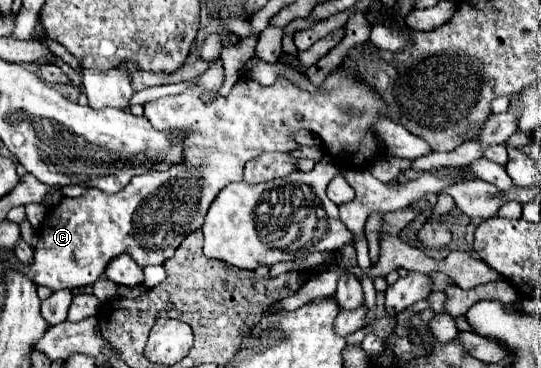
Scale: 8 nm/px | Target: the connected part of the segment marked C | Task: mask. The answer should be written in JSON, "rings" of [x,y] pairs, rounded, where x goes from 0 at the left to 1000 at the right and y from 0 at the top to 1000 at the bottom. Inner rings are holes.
{"rings":[[[401,168],[394,185],[386,185],[379,201],[372,201],[364,212],[364,234],[342,245],[331,261],[305,261],[305,266],[272,277],[268,315],[275,321],[275,332],[290,353],[331,353],[331,348],[357,353],[357,364],[342,380],[346,386],[342,391],[342,429],[346,435],[338,446],[316,451],[309,467],[283,467],[279,462],[272,473],[250,478],[216,527],[194,527],[183,516],[157,516],[146,538],[116,538],[98,571],[87,576],[83,598],[68,620],[72,652],[68,652],[68,668],[61,674],[61,712],[54,723],[35,712],[35,739],[43,739],[68,777],[87,777],[94,788],[113,788],[113,783],[139,788],[139,783],[176,772],[190,750],[198,717],[227,685],[246,696],[246,707],[261,728],[268,728],[275,717],[301,717],[305,707],[312,707],[323,690],[323,679],[331,674],[331,663],[338,658],[338,647],[346,636],[372,620],[379,582],[383,582],[390,549],[397,543],[397,533],[420,500],[449,489],[449,451],[457,435],[482,424],[490,413],[542,408],[549,397],[542,380],[542,359],[556,353],[556,348],[586,364],[593,375],[593,386],[601,391],[608,424],[616,424],[630,457],[667,451],[667,446],[678,446],[697,429],[701,375],[697,375],[697,359],[689,342],[708,315],[712,283],[689,239],[682,239],[678,228],[671,228],[656,212],[645,212],[638,190],[623,185],[619,196],[612,196],[586,255],[556,245],[527,212],[516,212],[505,234],[482,234],[471,217],[445,212],[431,234],[431,245],[420,266],[401,261],[394,277],[379,283],[372,272],[372,255],[379,245],[405,250],[405,239],[412,234],[412,212],[416,212],[412,179],[409,179],[409,168]],[[645,288],[652,288],[664,310],[660,315],[641,310],[638,299]],[[545,304],[560,310],[564,321],[545,326]]]}

